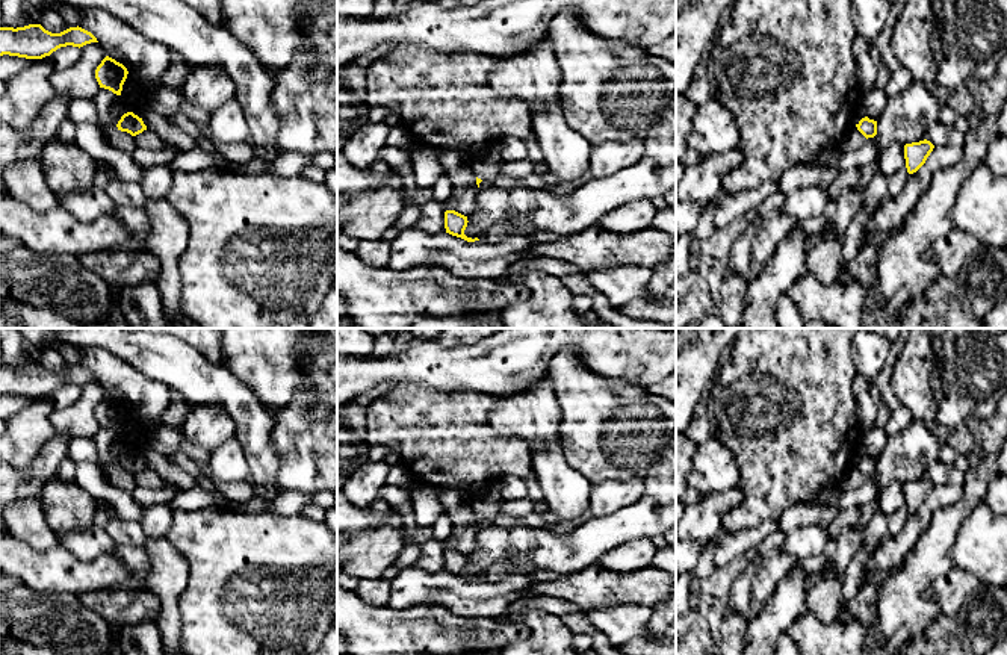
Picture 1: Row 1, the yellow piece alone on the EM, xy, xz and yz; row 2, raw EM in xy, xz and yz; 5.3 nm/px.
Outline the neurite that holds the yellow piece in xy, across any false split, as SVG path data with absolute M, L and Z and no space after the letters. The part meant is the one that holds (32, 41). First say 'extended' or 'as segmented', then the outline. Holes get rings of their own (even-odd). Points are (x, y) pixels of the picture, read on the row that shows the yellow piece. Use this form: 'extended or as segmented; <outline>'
as segmented; M29 24L17 29L0 27L0 56L42 59L60 47L73 45L80 48L91 42L98 41L91 32L79 26L60 33L51 33L41 24Z

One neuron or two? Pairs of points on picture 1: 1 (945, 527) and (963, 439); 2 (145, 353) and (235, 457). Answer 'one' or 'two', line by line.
1: two
2: two

